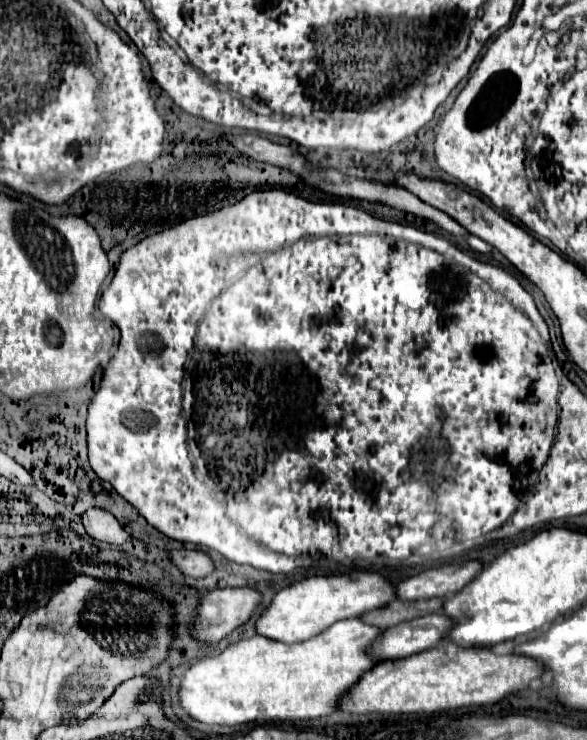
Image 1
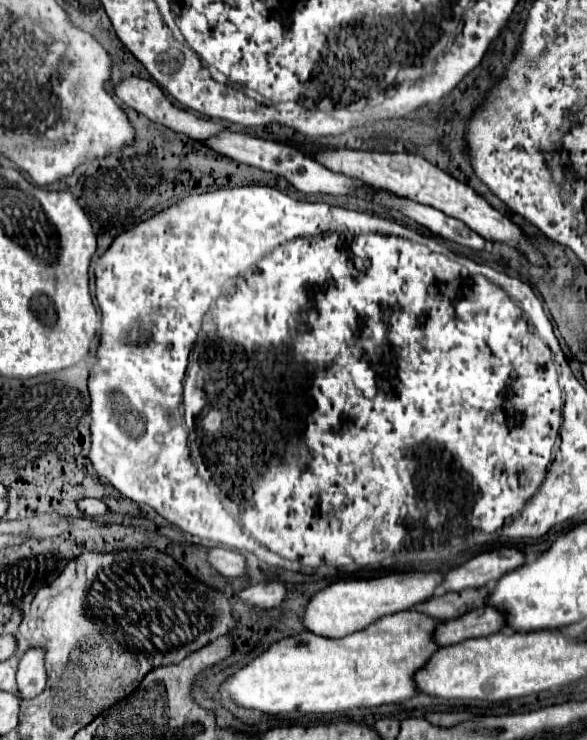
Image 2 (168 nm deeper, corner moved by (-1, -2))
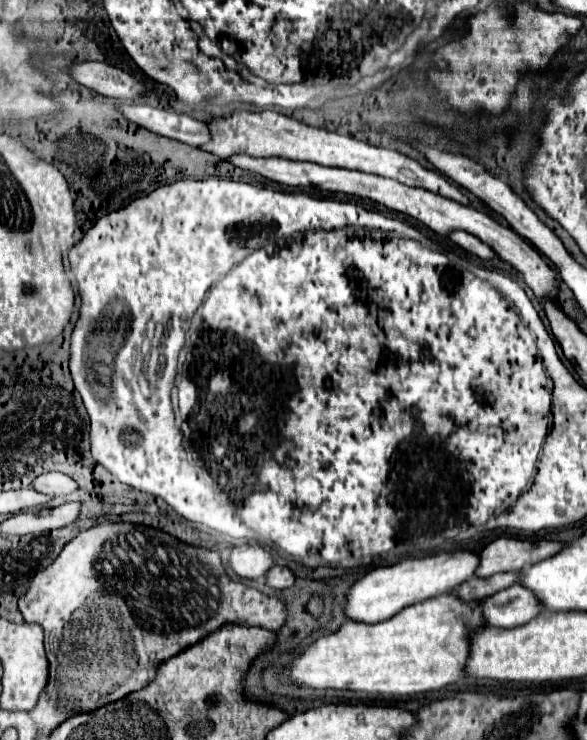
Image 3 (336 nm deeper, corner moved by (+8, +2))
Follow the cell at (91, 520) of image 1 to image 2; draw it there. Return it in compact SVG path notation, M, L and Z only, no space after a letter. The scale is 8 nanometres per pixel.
M84 498L78 502L78 508L80 512L86 516L86 518L98 518L102 514L108 512L108 506L102 502L102 500L94 500L94 498Z

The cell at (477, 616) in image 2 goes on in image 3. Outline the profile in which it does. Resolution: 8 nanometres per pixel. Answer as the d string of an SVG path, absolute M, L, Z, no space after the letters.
M513 584L507 590L501 590L483 600L483 614L491 626L499 628L515 628L525 622L537 618L543 610L539 610L539 602L535 602L535 594L525 586Z

